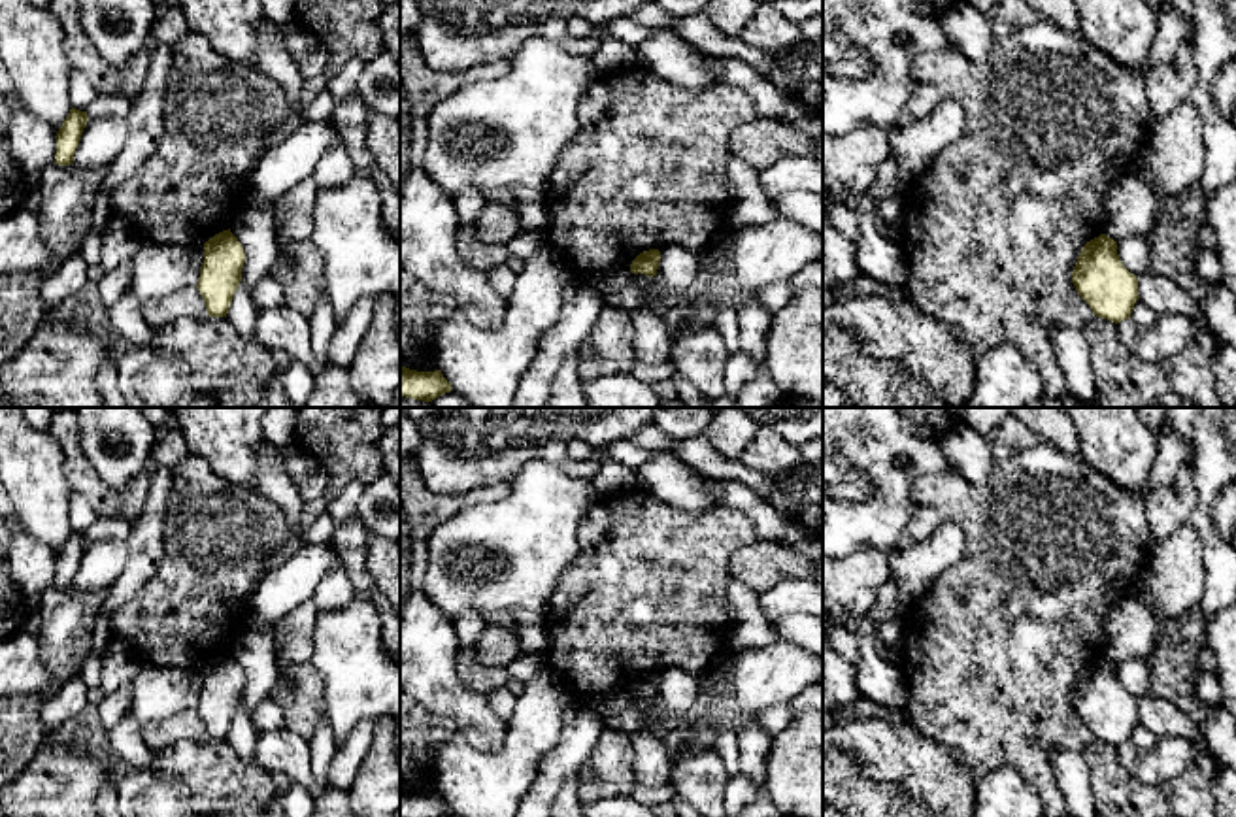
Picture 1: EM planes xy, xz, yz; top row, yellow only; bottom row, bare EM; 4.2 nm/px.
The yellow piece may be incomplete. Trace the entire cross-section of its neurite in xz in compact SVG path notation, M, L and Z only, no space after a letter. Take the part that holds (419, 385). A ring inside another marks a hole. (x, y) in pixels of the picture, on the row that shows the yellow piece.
M400 366L400 396L432 402L445 392L451 392L451 383L440 370L417 372Z

